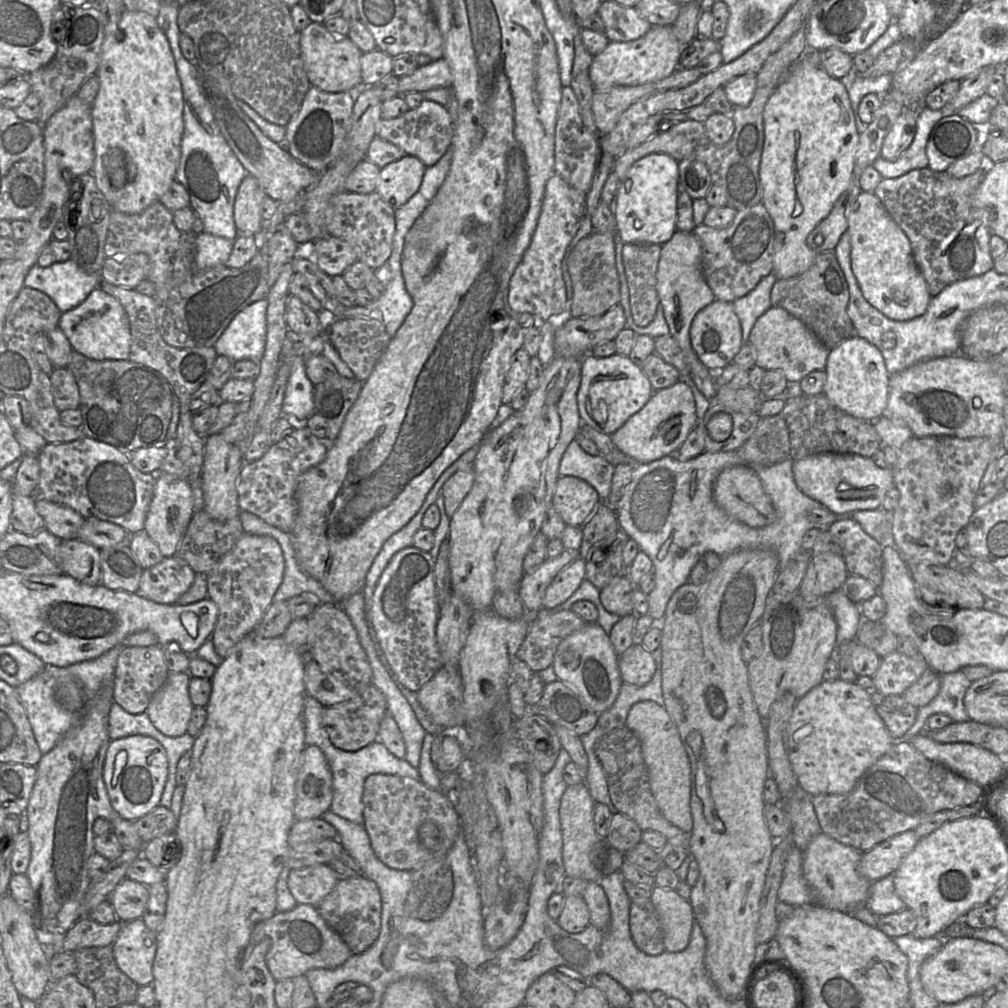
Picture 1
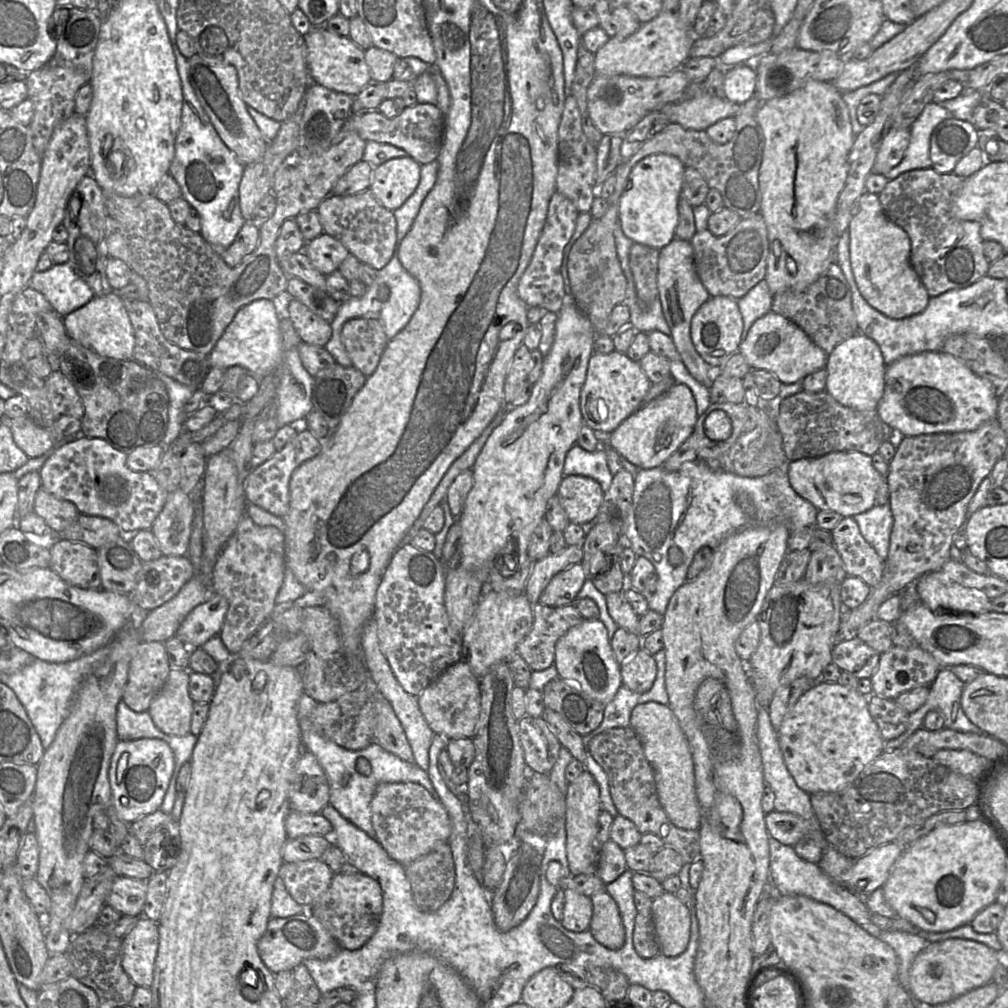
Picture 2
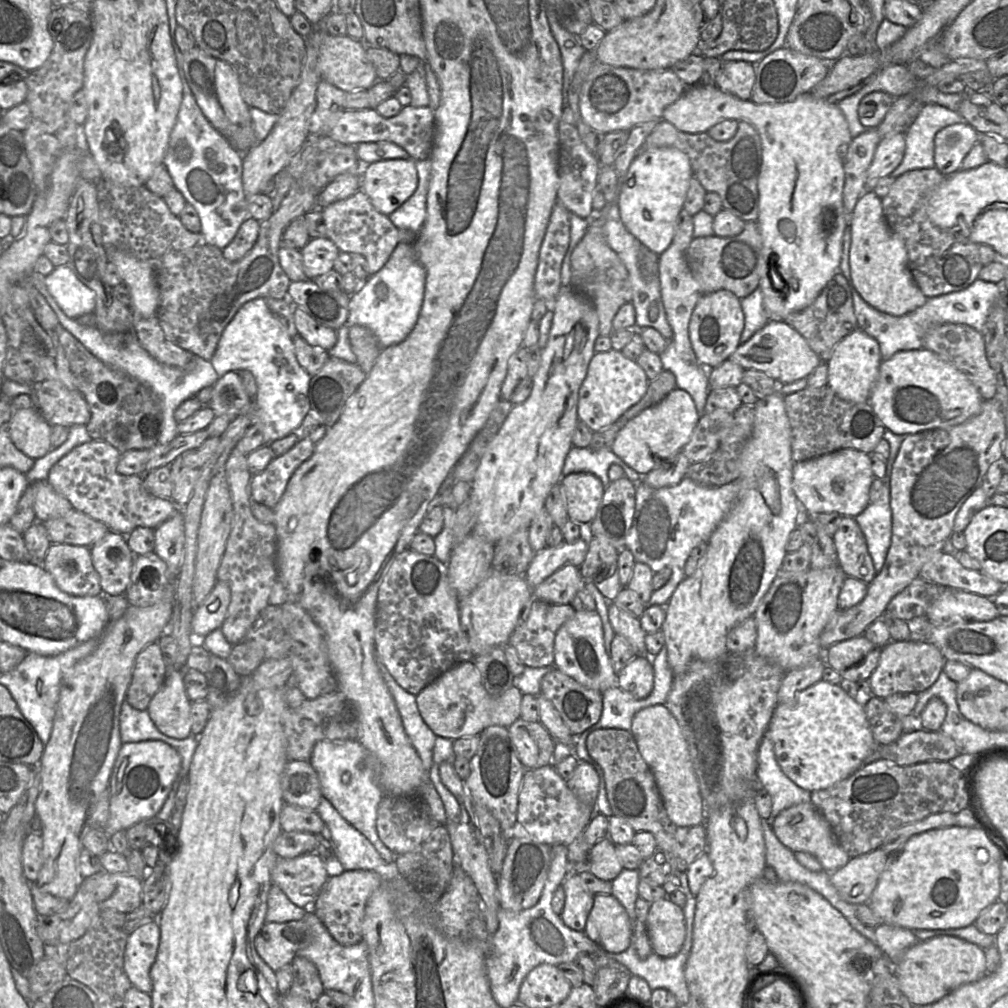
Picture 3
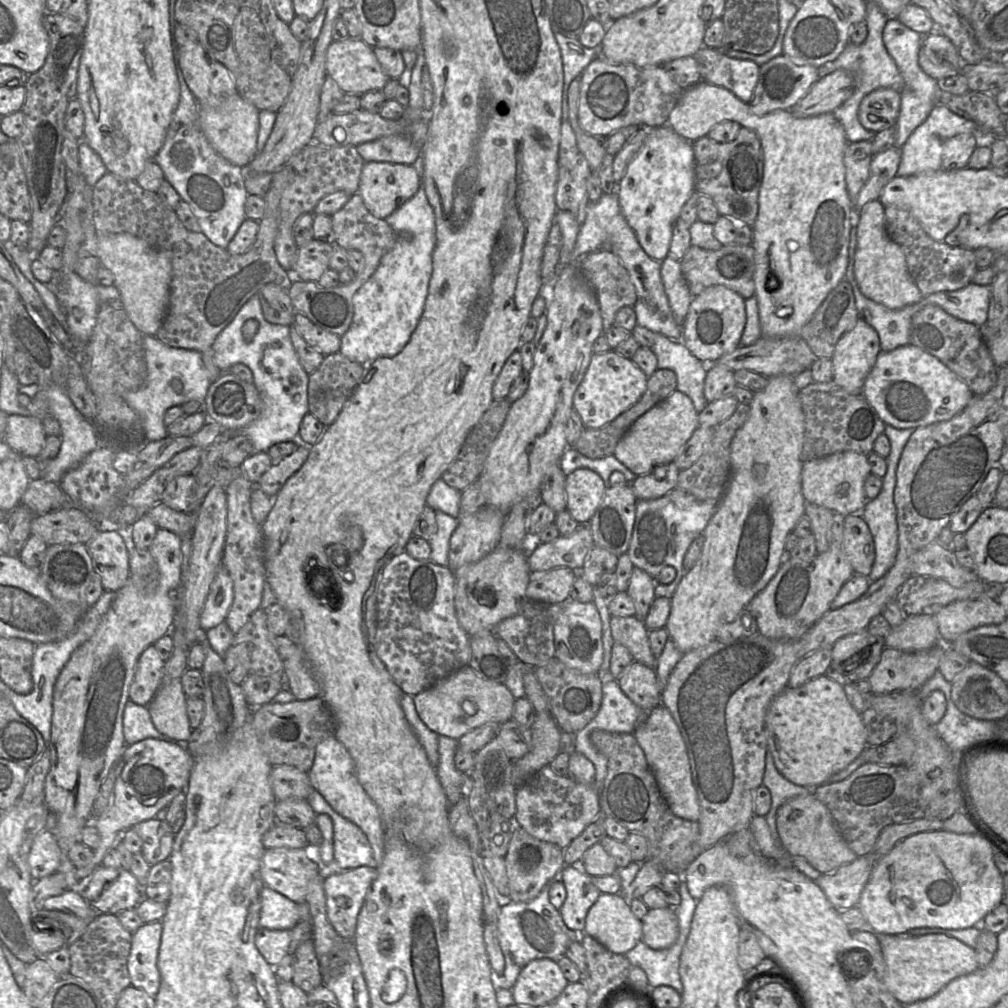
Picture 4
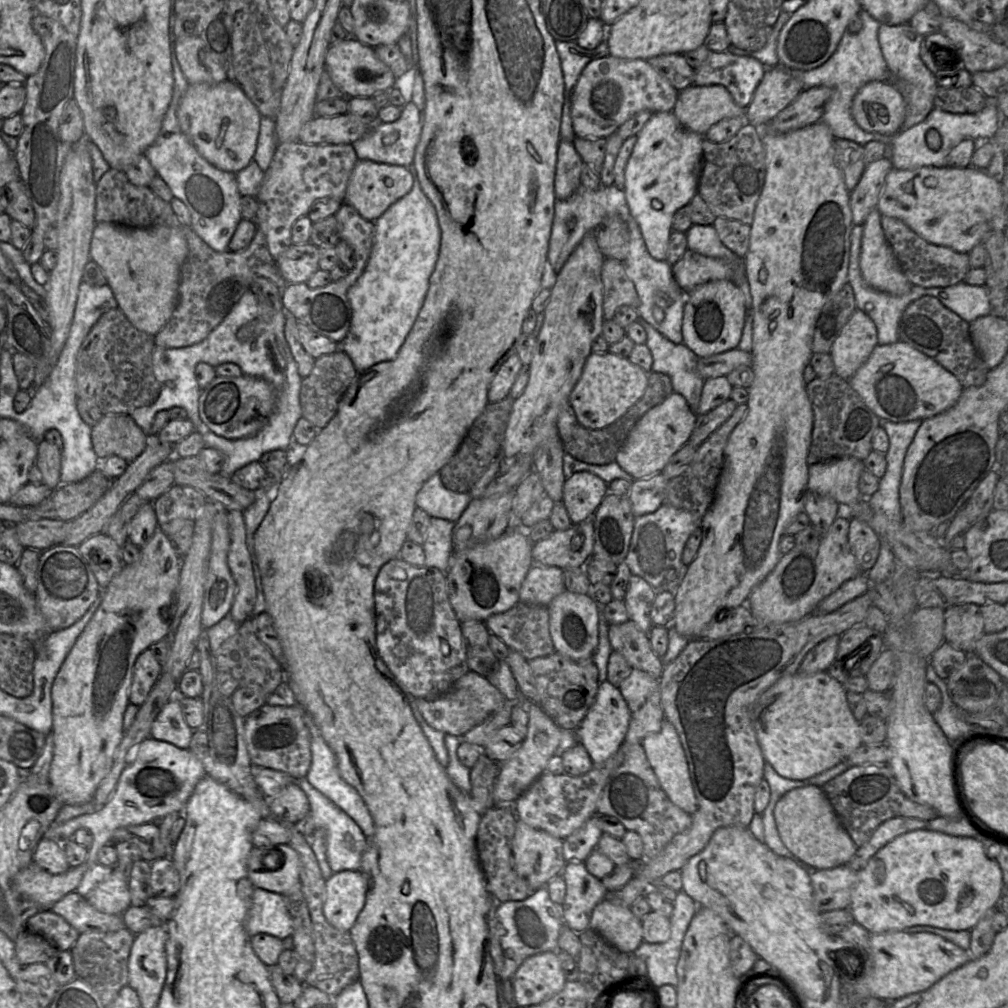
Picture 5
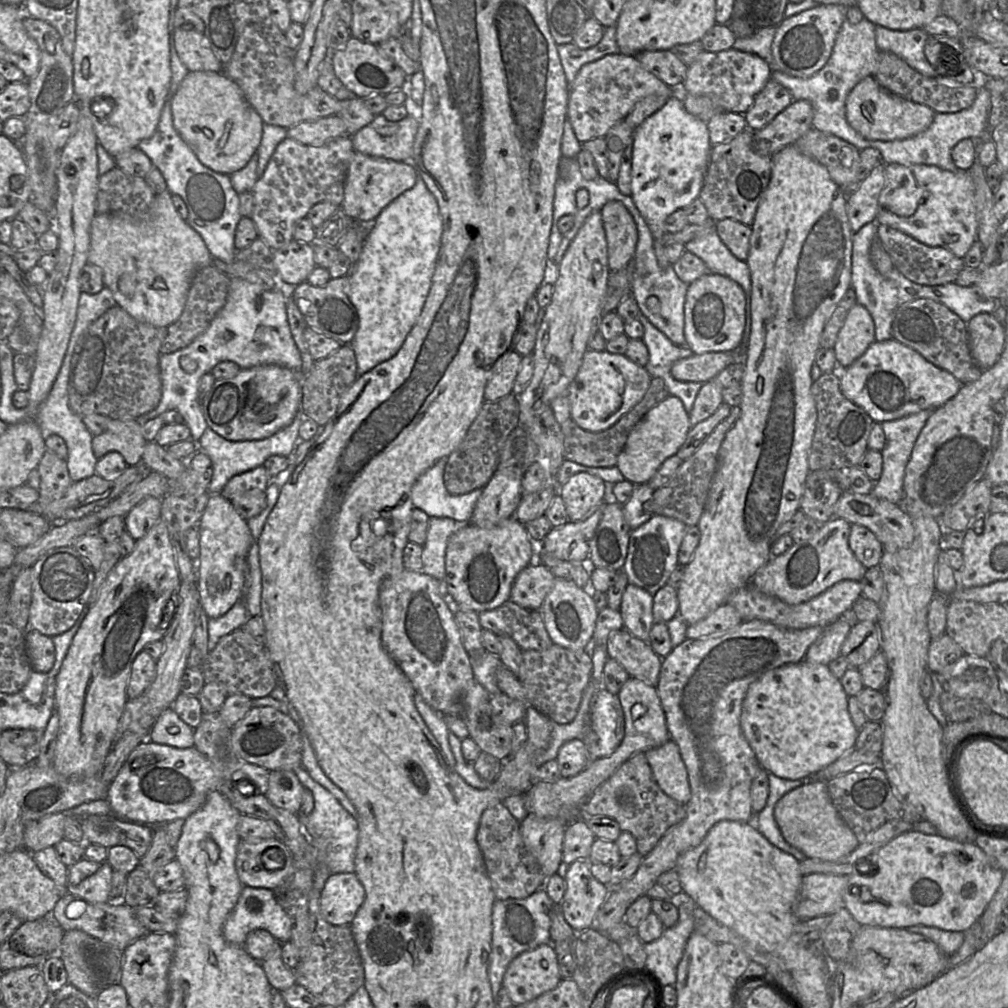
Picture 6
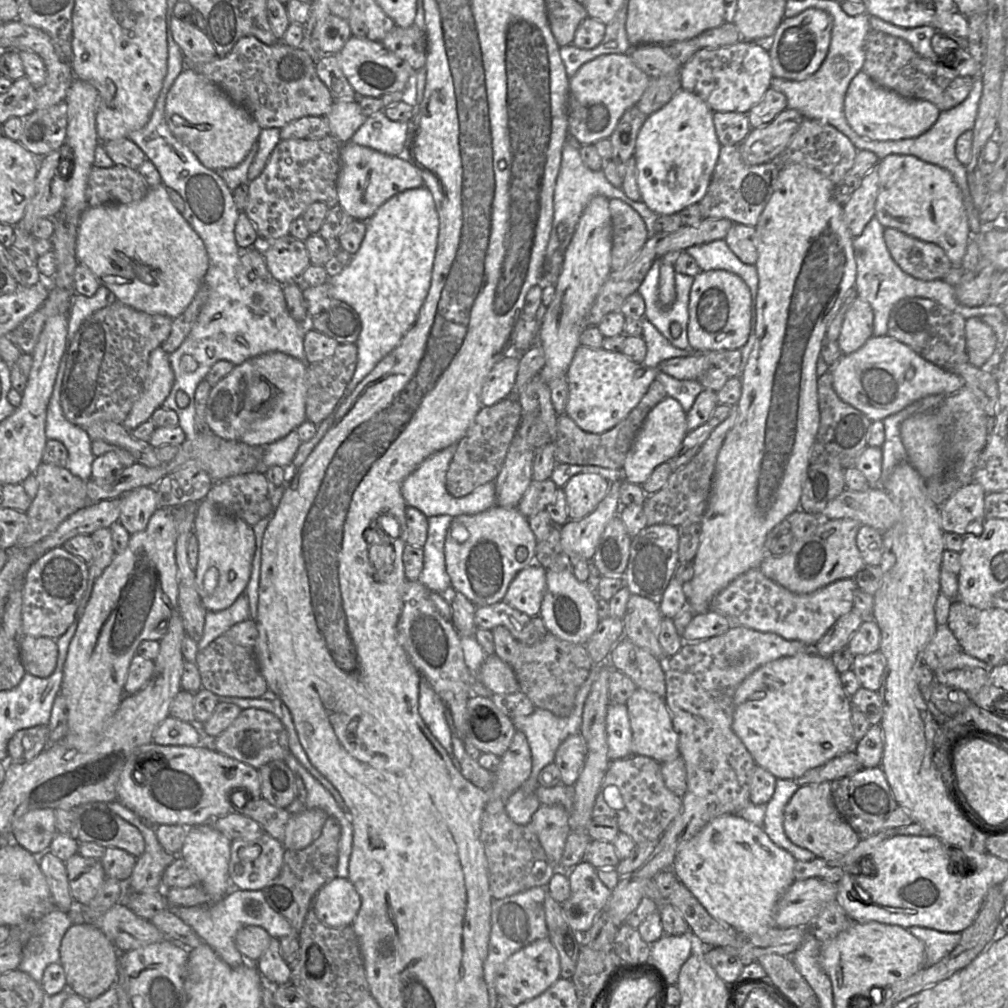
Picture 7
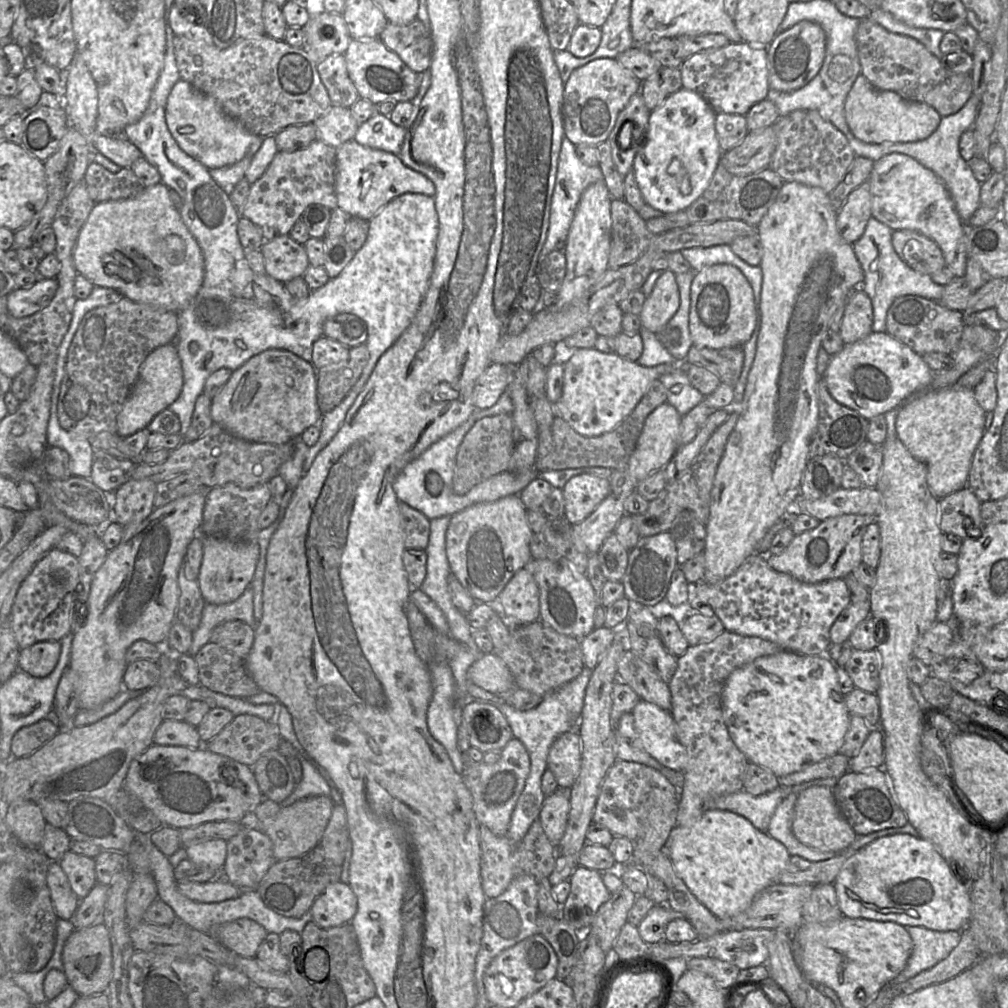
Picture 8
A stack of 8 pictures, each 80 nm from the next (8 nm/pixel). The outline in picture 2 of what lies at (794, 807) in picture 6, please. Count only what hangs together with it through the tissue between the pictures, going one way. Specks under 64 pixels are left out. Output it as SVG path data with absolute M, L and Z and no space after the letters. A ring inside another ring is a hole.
M775 810L766 814L765 823L770 836L792 847L821 828L818 821L807 821L796 814Z

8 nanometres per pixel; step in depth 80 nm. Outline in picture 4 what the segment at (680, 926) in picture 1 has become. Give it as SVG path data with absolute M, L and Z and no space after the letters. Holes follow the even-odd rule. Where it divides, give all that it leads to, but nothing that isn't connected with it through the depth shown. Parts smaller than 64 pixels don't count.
M672 907L649 909L642 921L642 941L653 950L670 948L678 939L679 922Z

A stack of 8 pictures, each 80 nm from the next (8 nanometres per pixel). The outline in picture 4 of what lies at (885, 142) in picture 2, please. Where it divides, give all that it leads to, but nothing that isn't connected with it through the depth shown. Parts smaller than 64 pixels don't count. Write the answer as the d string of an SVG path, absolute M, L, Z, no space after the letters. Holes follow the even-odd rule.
M895 146L873 156L870 162L868 179L854 203L856 212L866 203L879 198L884 186L896 176L900 159L901 148Z

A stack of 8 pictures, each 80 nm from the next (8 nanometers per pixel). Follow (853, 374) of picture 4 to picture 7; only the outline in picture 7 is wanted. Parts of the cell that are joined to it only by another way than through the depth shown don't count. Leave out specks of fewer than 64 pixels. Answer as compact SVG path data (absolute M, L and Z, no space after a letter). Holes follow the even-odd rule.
M857 296L845 314L837 339L842 354L860 349L874 335L874 313L871 305Z

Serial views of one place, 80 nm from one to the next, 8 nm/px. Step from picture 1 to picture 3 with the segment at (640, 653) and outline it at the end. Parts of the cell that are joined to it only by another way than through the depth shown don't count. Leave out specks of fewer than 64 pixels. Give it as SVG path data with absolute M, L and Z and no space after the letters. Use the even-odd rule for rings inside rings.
M636 655L619 672L616 684L636 699L647 697L654 683L654 670L651 657Z

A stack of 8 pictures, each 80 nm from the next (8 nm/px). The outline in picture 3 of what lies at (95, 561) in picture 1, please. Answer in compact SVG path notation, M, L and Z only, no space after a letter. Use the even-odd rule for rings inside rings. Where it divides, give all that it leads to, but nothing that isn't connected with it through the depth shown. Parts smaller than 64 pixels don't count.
M51 544L42 563L57 587L73 596L102 595L100 576L86 546Z

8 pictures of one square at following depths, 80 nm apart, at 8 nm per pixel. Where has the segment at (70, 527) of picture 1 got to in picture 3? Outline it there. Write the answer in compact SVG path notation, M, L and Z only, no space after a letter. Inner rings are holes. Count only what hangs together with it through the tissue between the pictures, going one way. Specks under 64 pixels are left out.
M47 481L31 484L34 494L34 512L36 520L45 522L60 518L74 510L72 504L57 493Z

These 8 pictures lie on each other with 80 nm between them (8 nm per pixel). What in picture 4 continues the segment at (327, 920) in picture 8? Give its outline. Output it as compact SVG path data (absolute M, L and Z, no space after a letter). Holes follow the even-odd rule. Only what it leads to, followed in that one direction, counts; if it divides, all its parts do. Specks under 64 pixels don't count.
M360 866L323 879L327 918L343 938L353 941L358 915L376 877L375 866Z

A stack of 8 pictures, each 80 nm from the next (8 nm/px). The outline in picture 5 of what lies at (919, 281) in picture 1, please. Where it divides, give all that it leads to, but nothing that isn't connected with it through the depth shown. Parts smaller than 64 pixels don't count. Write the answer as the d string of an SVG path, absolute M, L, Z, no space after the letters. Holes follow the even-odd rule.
M873 209L863 223L859 267L865 282L892 295L907 294L913 284L903 273L881 226L881 214Z

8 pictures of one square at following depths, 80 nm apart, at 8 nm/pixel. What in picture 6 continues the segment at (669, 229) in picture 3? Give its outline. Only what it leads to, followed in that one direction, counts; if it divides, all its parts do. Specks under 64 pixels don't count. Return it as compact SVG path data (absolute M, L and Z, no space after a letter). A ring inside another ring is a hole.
M682 87L673 88L673 96L658 111L645 119L634 131L632 147L631 198L646 221L652 237L654 254L662 268L670 266L663 245L664 222L678 209L683 209L699 197L707 172L712 143L709 139L707 123L688 113L682 102Z

